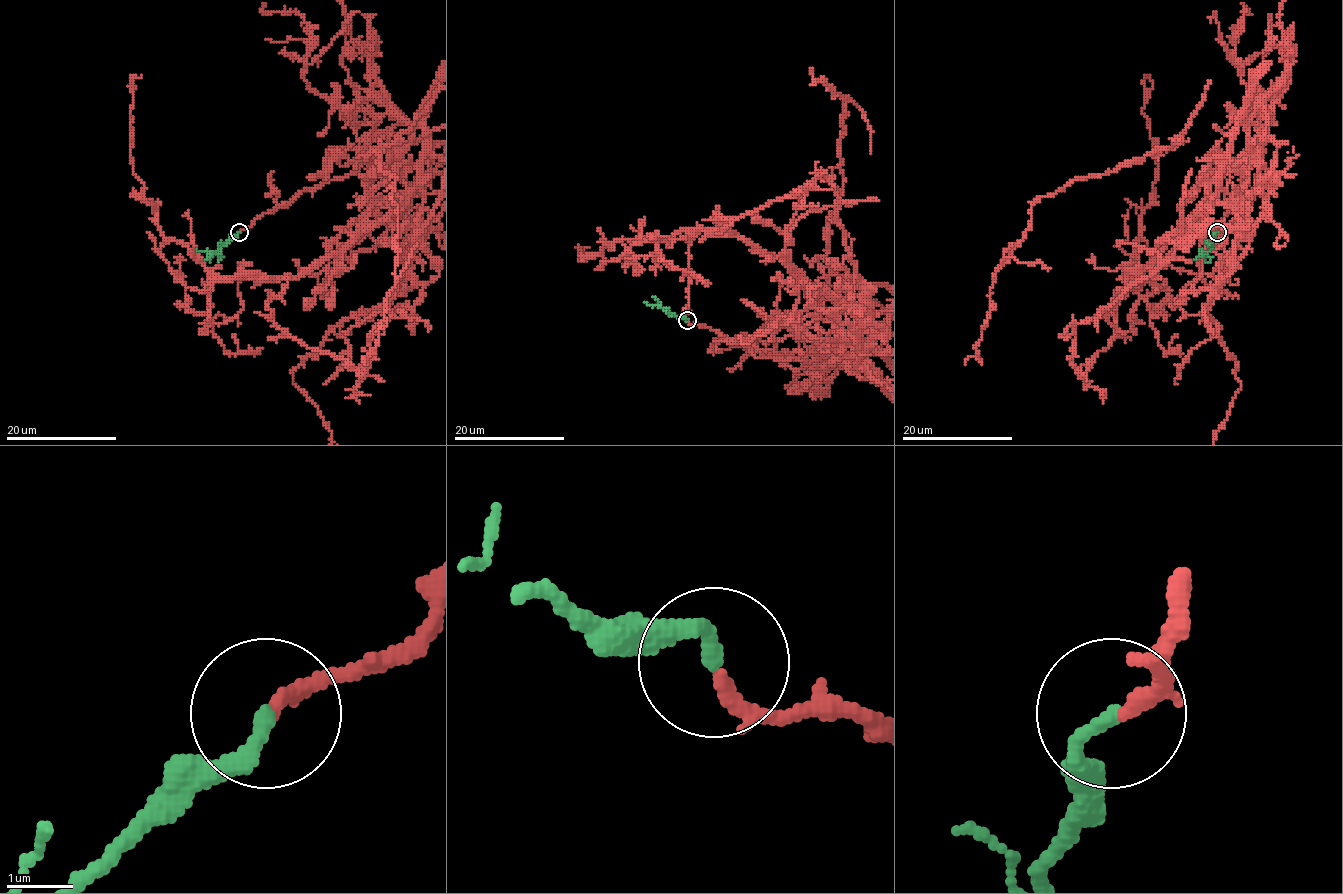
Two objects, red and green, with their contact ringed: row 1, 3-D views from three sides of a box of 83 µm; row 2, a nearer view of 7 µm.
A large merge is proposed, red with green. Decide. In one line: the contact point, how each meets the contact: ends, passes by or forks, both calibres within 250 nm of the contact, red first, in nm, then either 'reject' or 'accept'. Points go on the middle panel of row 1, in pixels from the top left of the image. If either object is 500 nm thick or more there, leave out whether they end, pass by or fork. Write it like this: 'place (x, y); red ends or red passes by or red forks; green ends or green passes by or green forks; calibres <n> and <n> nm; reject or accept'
place (687, 320); red ends; green ends; calibres 220 and 240 nm; accept

